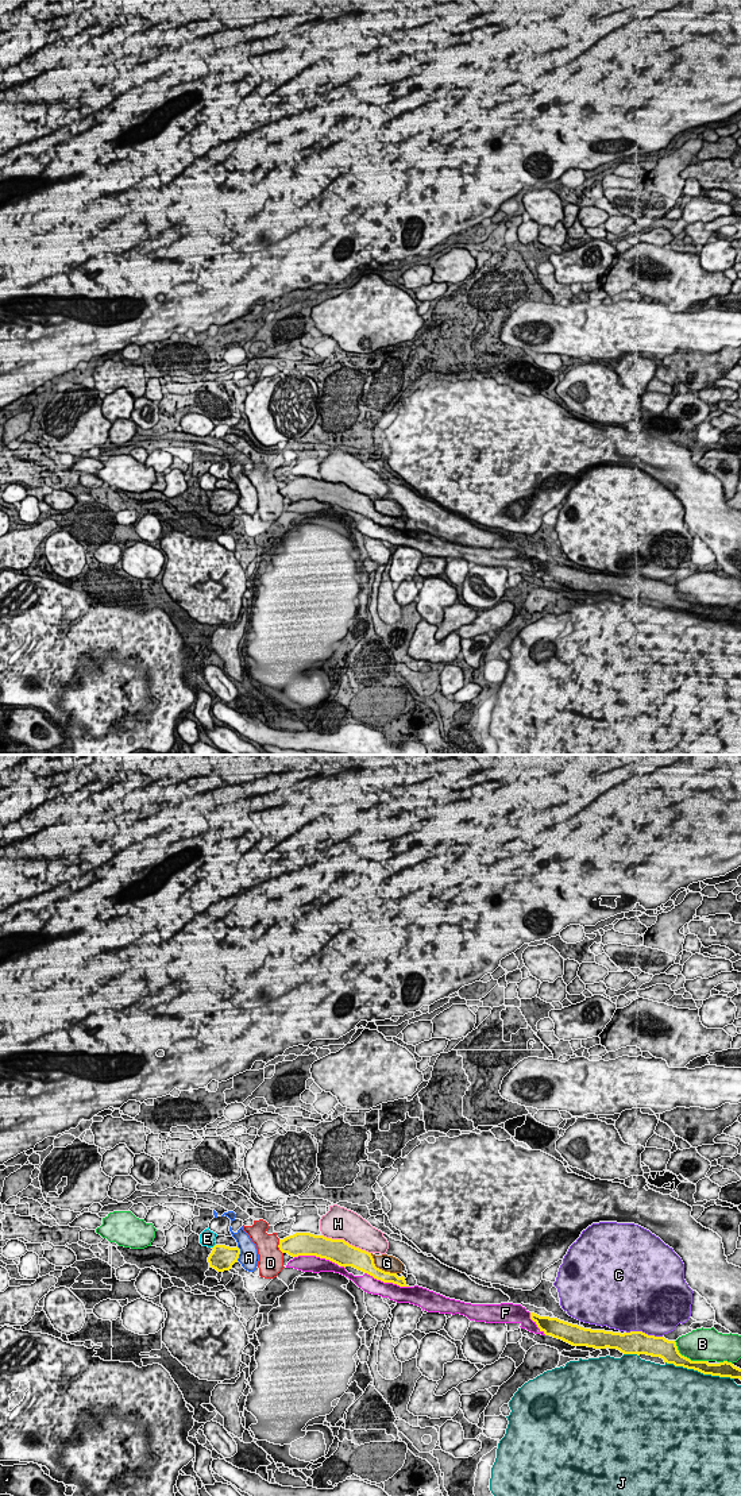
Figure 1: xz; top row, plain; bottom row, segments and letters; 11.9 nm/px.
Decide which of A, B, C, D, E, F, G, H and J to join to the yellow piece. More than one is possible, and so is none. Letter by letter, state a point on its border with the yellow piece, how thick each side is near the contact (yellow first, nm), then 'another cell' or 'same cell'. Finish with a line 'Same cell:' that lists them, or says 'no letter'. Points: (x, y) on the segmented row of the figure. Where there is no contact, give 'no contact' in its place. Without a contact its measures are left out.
A: xz (239, 1253) | 300/240 nm | another cell
B: xz (686, 1357) | 240/380 nm | another cell
C: xz (644, 1333) | 280/480 nm | another cell
D: xz (278, 1246) | 280/300 nm | another cell
E: xz (213, 1246) | 300/190 nm | another cell
F: xz (316, 1256) | 280/190 nm | same cell
G: xz (378, 1268) | 240/190 nm | another cell
H: xz (347, 1242) | 280/380 nm | another cell
J: xz (699, 1371) | 160/480 nm | another cell
Same cell: F

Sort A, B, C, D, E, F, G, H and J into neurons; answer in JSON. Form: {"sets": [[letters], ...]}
{"sets": [["A", "D"], ["B"], ["C"], ["E"], ["F"], ["G"], ["H"], ["J"]]}

